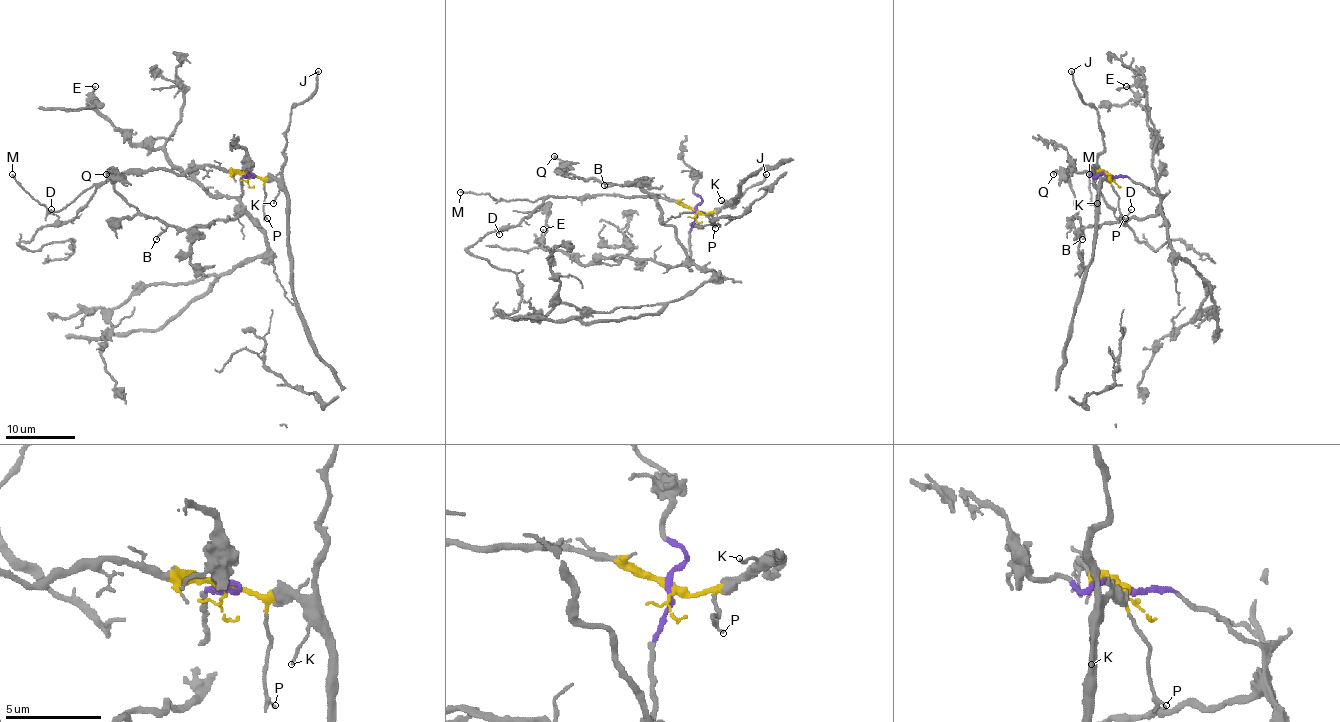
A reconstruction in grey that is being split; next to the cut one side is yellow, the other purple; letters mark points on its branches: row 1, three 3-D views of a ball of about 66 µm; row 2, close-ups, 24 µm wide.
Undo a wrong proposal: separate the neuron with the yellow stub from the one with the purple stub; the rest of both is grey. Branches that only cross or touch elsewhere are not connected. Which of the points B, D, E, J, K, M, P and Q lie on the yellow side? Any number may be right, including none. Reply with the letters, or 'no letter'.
D, J, K, M, P

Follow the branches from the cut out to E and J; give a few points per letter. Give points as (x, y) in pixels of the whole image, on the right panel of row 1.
E: (1108, 175), (1130, 178), (1163, 196), (1156, 189), (1153, 152), (1162, 143), (1148, 124), (1144, 107), (1127, 86)
J: (1108, 175), (1101, 171), (1097, 156), (1104, 149), (1099, 114), (1076, 89), (1071, 70)

